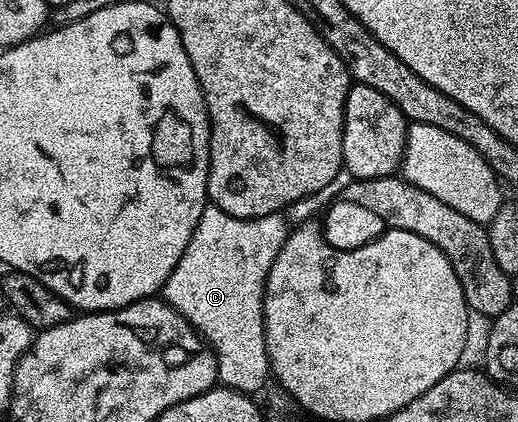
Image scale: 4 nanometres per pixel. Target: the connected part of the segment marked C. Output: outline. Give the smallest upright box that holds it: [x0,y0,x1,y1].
[161,203,289,395]

